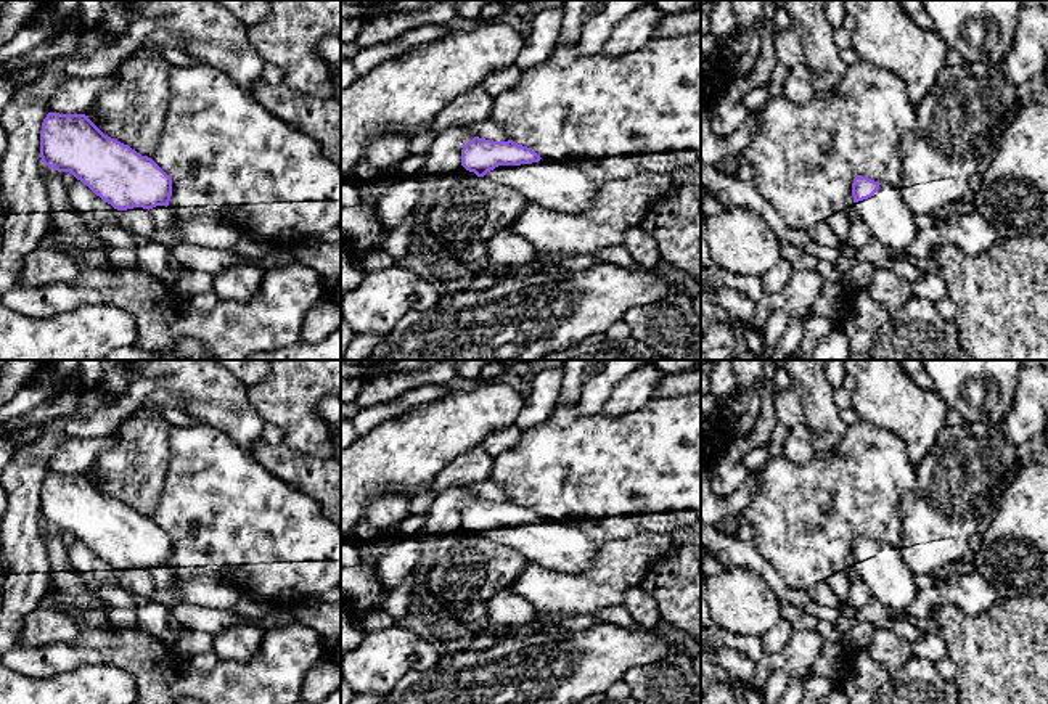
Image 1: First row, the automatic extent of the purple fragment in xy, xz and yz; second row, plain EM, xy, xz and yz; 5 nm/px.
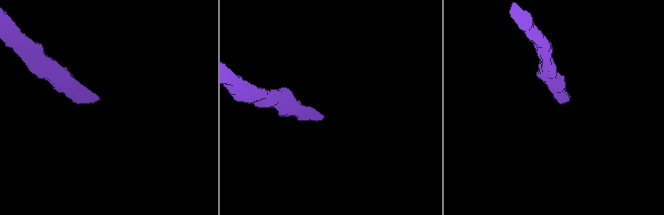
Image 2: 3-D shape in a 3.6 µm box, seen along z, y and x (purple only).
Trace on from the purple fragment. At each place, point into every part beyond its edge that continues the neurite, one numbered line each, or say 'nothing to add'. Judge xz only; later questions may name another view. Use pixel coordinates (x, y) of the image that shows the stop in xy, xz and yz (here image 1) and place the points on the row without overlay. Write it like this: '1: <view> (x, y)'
1: xz (556, 547)

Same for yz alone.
1: yz (889, 577)

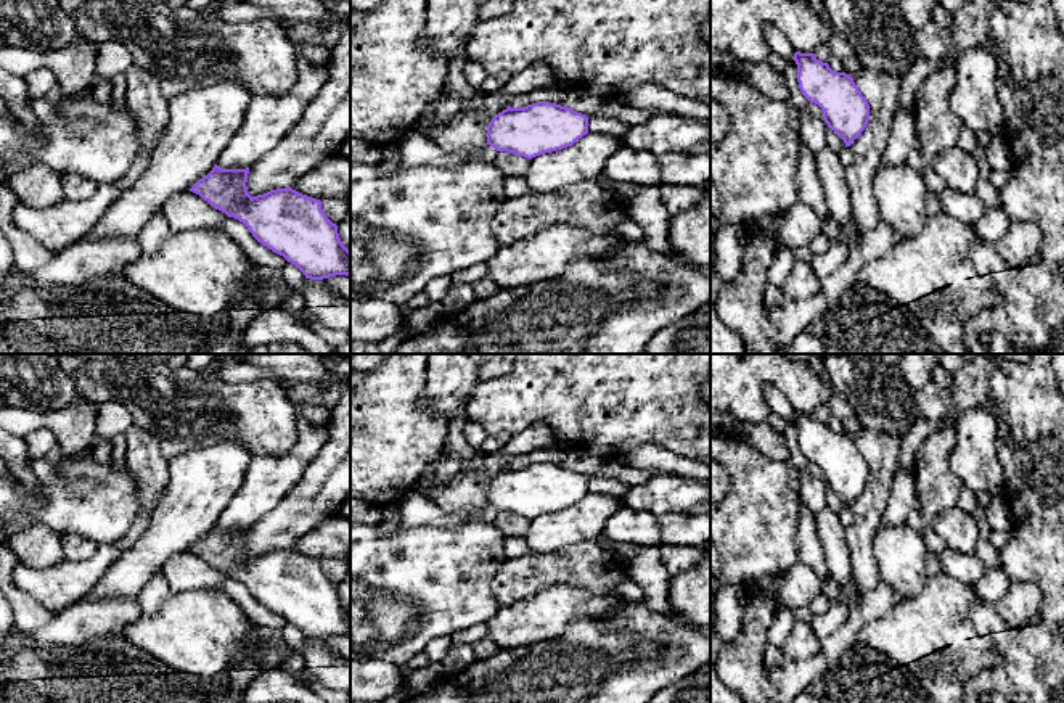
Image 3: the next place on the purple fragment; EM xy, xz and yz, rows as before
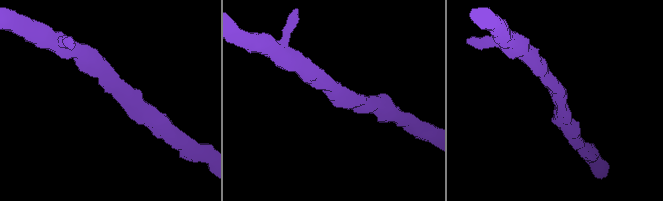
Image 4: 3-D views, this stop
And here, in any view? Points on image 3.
nothing to add

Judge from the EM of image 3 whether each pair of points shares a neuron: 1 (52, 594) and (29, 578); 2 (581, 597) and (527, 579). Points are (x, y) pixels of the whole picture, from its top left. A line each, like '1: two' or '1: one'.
1: one
2: two

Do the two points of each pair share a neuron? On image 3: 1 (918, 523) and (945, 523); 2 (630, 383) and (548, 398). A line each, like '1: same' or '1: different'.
1: different
2: same

